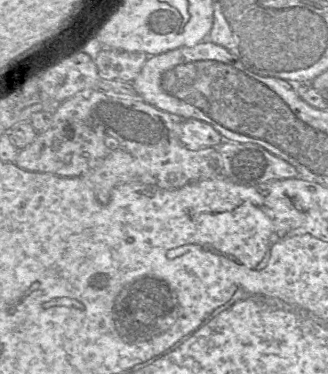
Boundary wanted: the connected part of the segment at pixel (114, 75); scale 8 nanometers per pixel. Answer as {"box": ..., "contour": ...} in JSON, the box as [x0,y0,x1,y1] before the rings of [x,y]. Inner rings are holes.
{"box":[94,49,148,82],"contour":[[[101,49],[94,63],[100,79],[133,82],[148,57],[142,52]]]}

